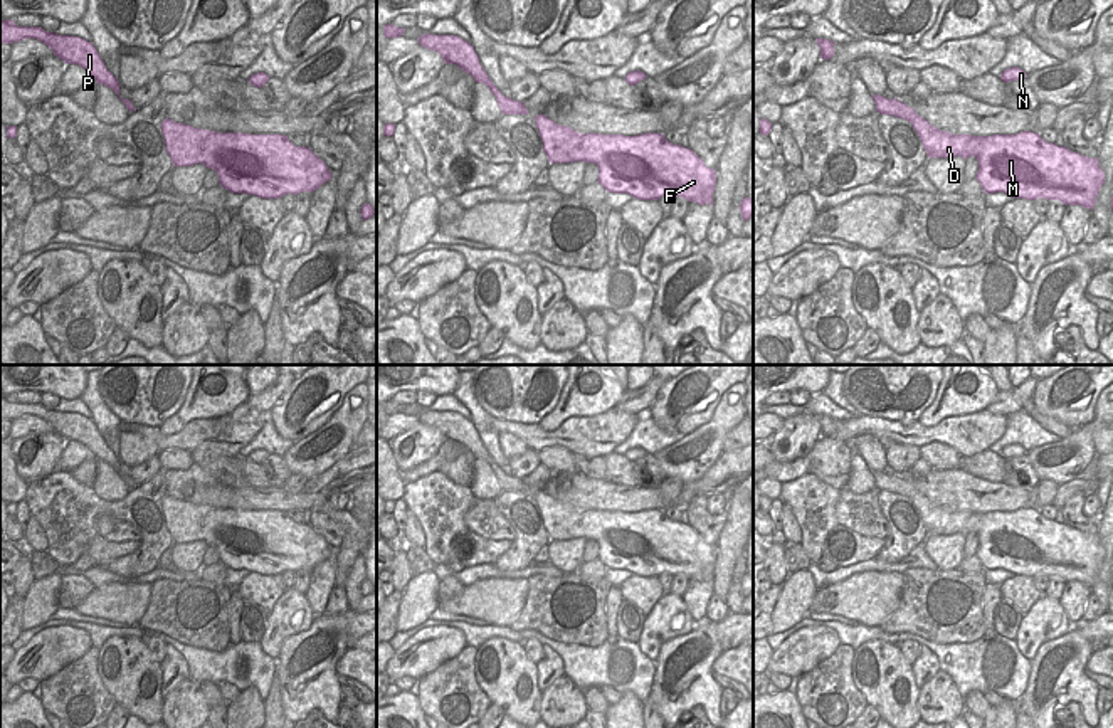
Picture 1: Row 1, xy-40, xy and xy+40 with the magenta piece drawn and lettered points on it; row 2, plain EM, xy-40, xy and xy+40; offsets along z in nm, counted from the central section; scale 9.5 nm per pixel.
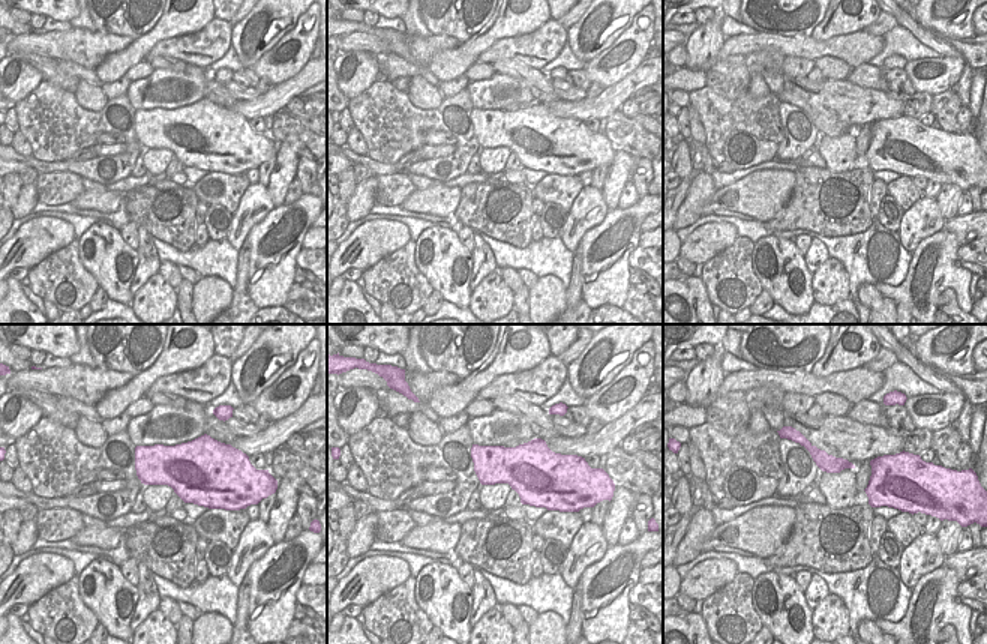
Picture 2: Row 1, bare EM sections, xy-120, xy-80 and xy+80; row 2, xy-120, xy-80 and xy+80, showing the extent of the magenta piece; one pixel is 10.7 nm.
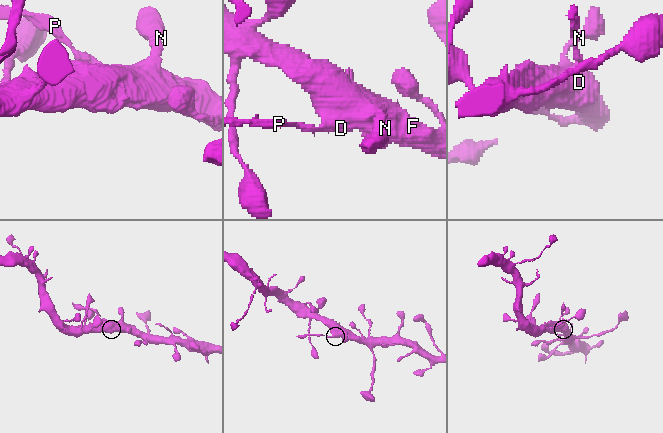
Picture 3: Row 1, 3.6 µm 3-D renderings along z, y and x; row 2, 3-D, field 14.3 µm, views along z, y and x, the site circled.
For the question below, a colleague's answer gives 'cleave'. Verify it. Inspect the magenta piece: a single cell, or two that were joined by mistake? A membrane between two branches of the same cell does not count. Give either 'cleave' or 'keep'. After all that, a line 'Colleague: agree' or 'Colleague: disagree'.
cleave
Colleague: agree

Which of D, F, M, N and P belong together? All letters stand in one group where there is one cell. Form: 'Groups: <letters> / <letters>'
Groups: D F M N / P.

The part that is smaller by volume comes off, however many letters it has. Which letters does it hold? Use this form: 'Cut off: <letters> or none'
Cut off: P

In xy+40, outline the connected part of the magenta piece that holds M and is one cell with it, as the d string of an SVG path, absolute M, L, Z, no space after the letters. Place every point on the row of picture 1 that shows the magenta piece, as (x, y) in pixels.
M921 116L911 123L930 158L975 156L975 178L984 193L1002 192L1014 198L1047 198L1093 208L1105 182L1098 158L1047 143L1041 135L952 135Z

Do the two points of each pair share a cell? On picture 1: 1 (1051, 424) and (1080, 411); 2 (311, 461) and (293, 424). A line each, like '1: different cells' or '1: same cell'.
1: different cells
2: different cells

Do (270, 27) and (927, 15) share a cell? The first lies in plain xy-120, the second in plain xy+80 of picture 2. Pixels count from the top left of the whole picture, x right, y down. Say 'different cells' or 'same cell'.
same cell

